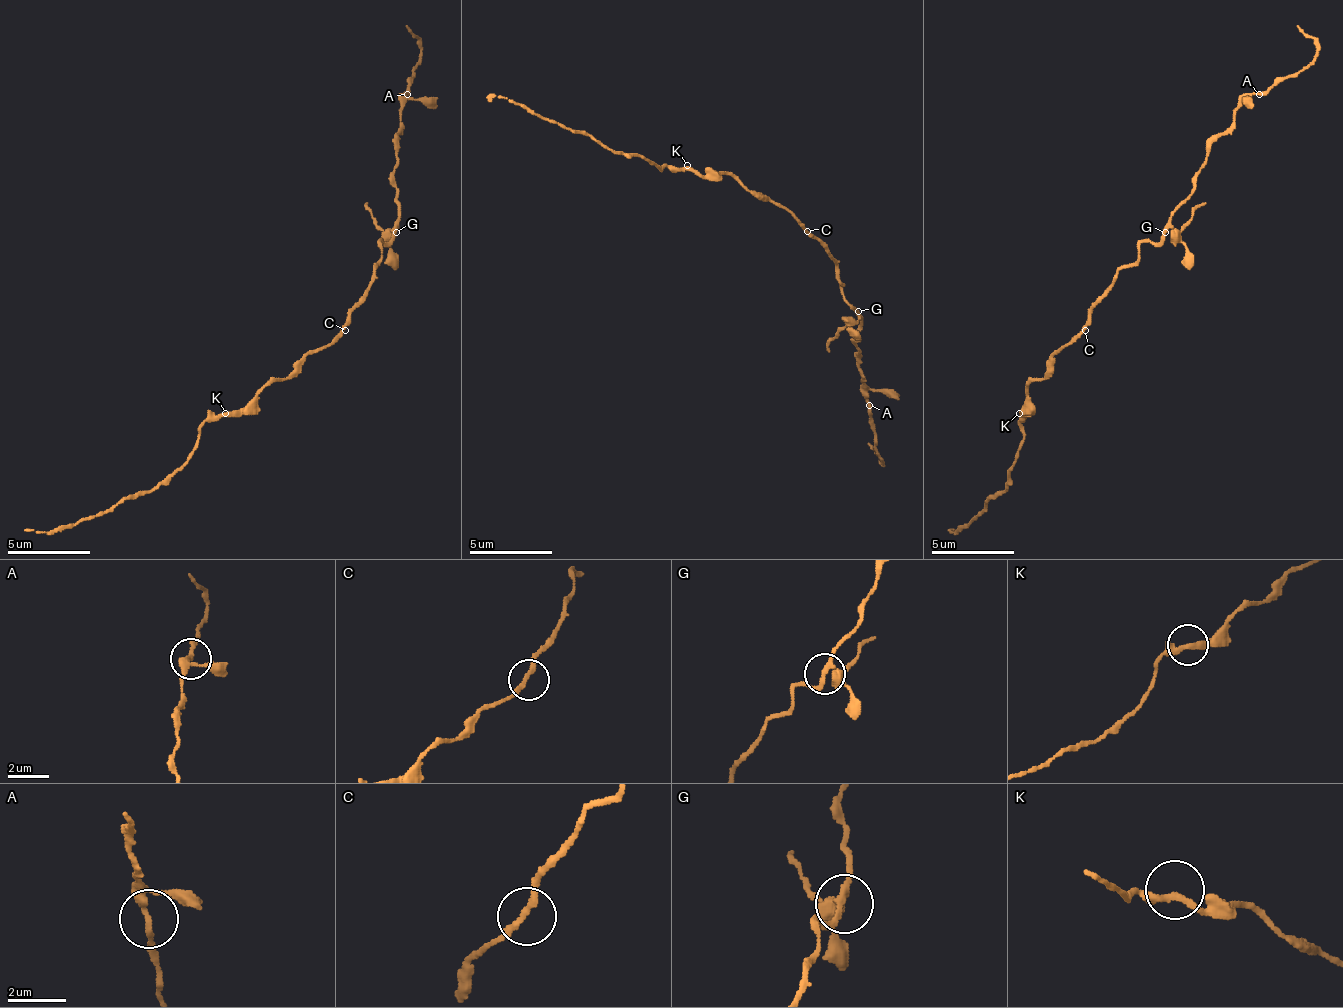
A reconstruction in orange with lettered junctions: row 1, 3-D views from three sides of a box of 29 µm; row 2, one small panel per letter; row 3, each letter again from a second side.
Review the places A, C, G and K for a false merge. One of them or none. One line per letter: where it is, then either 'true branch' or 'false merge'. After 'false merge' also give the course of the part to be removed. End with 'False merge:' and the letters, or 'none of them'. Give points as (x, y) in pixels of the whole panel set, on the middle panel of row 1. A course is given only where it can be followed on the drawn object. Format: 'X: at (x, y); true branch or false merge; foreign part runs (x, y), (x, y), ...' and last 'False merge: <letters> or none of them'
A: at (869, 405); true branch
C: at (807, 231); true branch
G: at (858, 311); true branch
K: at (687, 165); true branch
False merge: none of them

